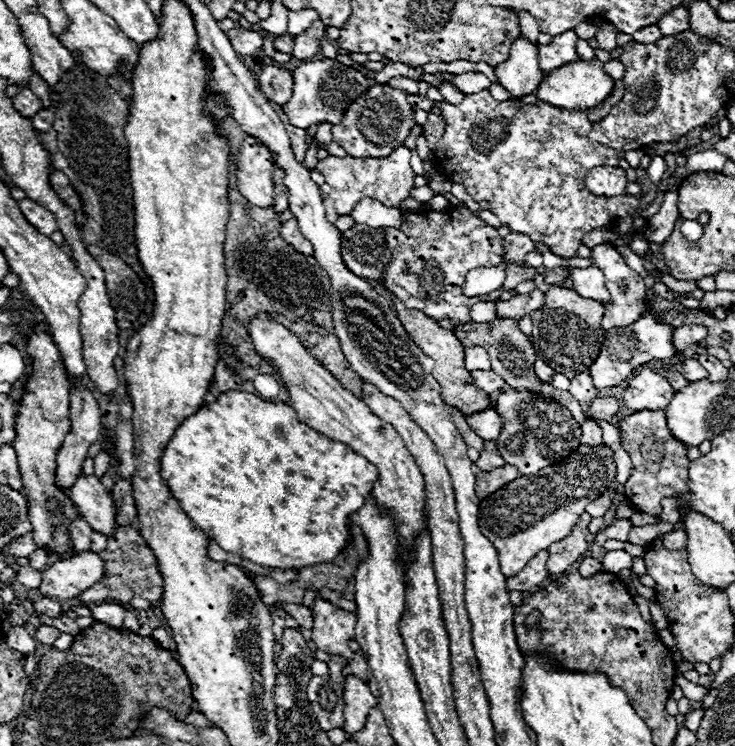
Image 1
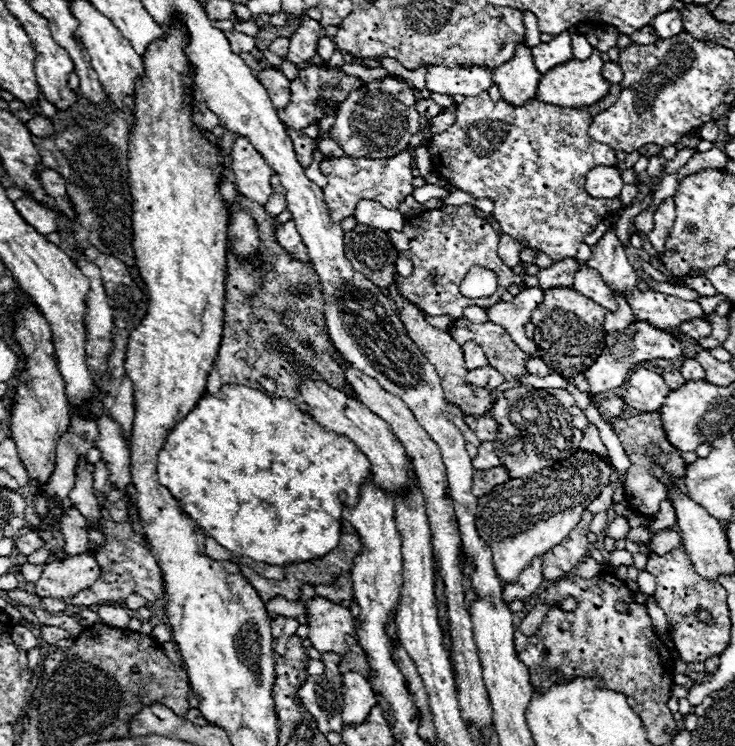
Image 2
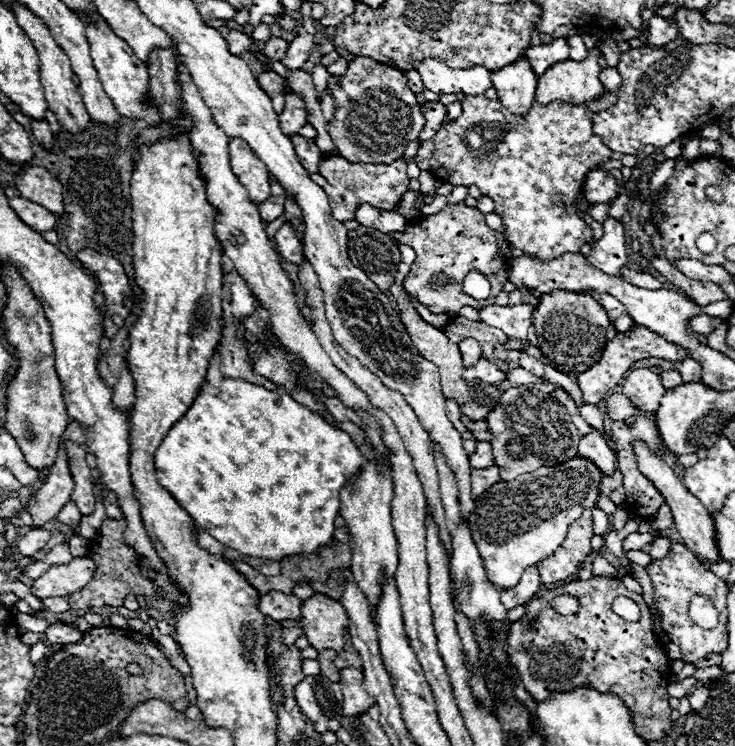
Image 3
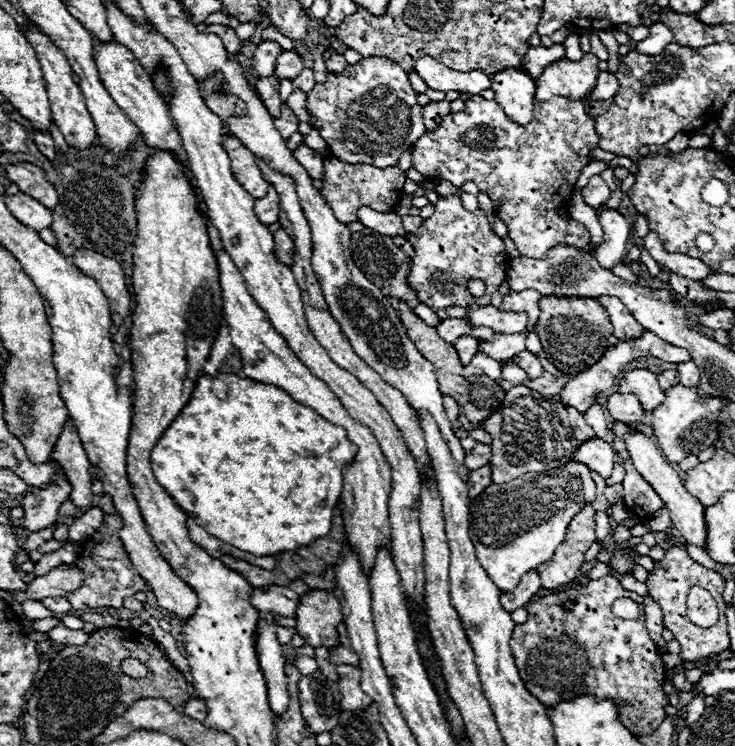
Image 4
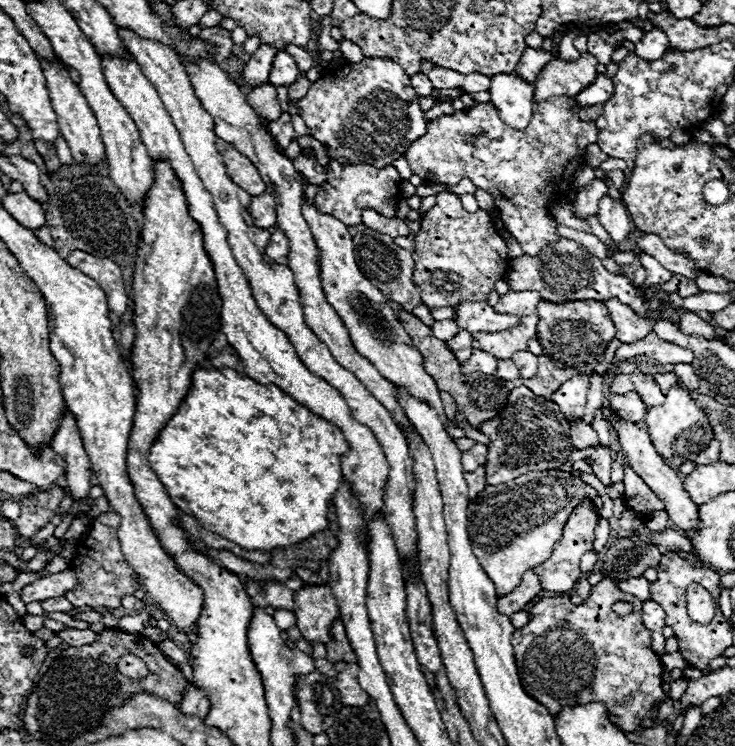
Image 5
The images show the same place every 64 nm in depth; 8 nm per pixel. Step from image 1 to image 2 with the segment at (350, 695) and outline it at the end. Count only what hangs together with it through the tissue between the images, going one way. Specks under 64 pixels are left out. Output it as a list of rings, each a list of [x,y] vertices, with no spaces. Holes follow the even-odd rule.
[[[346,672],[342,682],[342,696],[344,696],[344,724],[356,726],[364,724],[364,716],[368,716],[370,708],[378,704],[368,680],[358,672]]]

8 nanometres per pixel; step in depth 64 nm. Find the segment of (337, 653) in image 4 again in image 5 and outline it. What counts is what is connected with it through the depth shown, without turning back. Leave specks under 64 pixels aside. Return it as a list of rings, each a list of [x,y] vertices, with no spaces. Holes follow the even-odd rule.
[[[336,620],[332,624],[332,642],[326,644],[326,652],[328,652],[328,660],[332,662],[356,662],[356,656],[354,656],[354,650],[346,638],[346,632],[344,632],[344,624],[340,620]]]

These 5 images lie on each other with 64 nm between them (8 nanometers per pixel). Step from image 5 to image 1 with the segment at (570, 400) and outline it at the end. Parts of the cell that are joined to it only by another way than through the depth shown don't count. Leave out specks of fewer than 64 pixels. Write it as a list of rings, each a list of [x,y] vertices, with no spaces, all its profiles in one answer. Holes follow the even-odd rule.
[[[644,314],[640,320],[636,320],[630,326],[608,330],[606,336],[604,336],[604,342],[602,342],[600,356],[590,366],[590,376],[592,376],[594,386],[598,390],[608,388],[608,386],[618,386],[620,382],[628,380],[628,376],[638,366],[642,366],[646,362],[672,358],[676,354],[676,350],[672,346],[672,332],[674,332],[674,328],[670,324],[664,324],[664,322],[656,320],[652,314]]]

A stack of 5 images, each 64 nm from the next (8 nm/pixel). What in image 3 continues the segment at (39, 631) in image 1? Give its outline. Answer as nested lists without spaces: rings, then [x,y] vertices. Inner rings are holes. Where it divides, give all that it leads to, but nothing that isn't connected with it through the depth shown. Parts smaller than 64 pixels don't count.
[[[52,624],[46,630],[46,640],[50,644],[76,644],[80,638],[82,638],[82,632],[64,624]]]

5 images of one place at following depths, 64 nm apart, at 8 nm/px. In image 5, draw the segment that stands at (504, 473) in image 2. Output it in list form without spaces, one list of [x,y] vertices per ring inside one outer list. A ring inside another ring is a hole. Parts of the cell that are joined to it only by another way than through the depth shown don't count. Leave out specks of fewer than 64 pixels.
[[[480,466],[474,472],[466,472],[466,482],[468,482],[468,496],[474,498],[486,486],[486,470]]]

